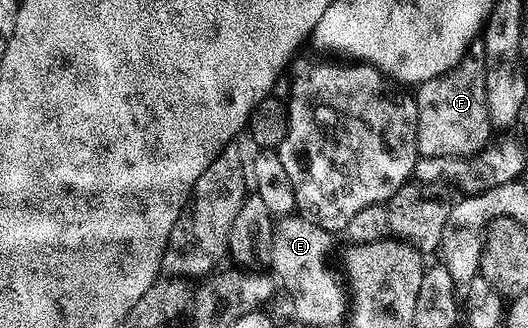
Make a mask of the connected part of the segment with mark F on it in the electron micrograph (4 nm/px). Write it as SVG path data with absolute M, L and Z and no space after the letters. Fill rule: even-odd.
M465 55L446 74L419 85L414 95L418 106L416 150L420 156L475 156L488 147L494 125L486 106L483 59Z

